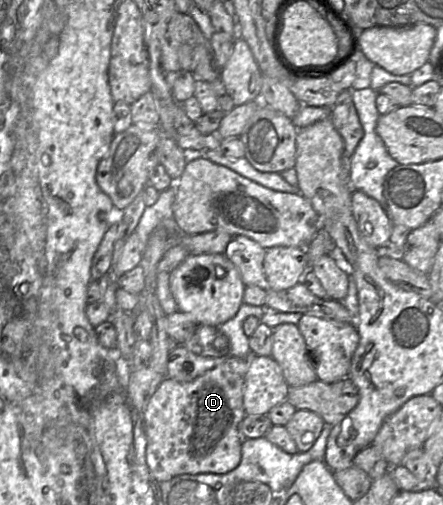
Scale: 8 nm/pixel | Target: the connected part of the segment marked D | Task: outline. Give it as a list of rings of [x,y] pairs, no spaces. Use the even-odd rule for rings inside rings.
[[[249,355],[246,358],[228,356],[201,376],[190,382],[179,382],[164,378],[150,398],[142,422],[146,436],[146,464],[152,477],[164,482],[182,474],[224,474],[238,466],[241,461],[243,437],[239,424],[246,416],[243,406],[245,375]]]

